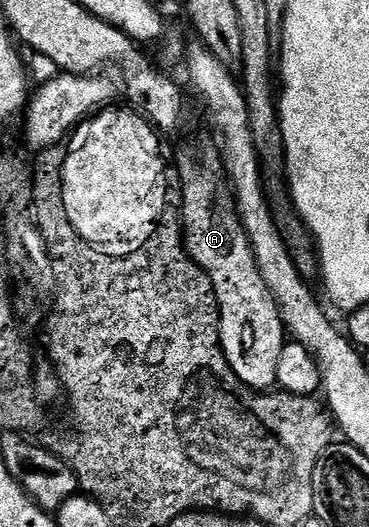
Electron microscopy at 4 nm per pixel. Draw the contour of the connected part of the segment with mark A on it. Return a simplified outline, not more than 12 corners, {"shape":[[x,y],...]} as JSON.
{"shape":[[212,141],[178,152],[183,245],[207,272],[244,386],[287,341]]}

